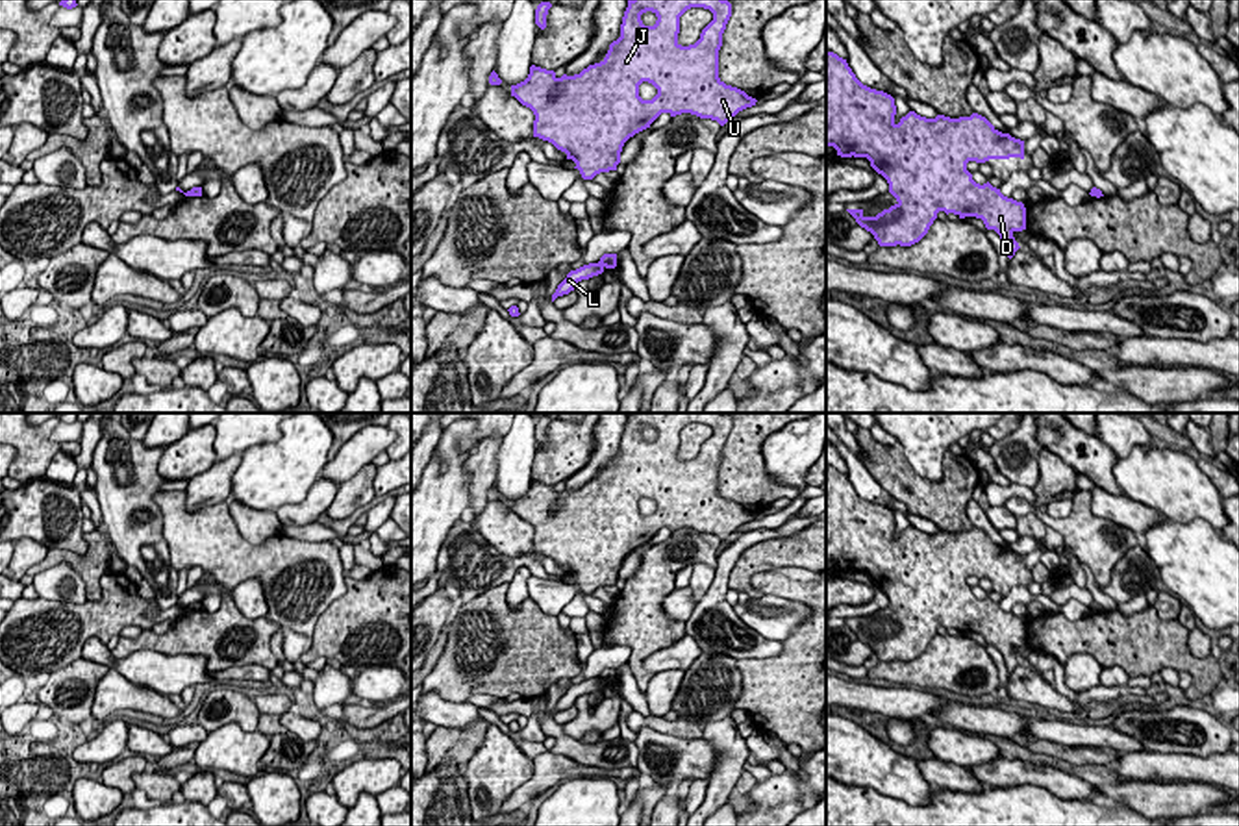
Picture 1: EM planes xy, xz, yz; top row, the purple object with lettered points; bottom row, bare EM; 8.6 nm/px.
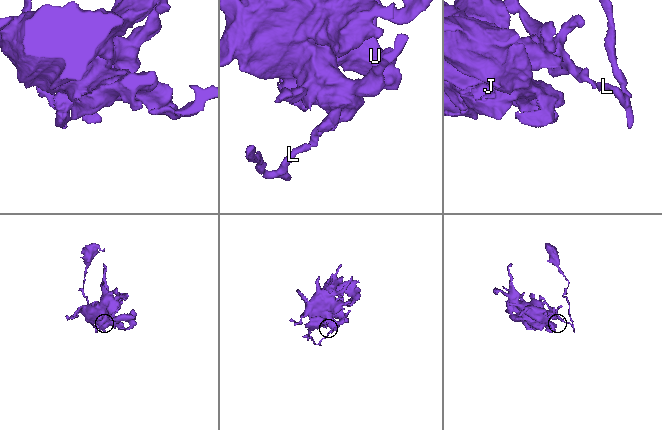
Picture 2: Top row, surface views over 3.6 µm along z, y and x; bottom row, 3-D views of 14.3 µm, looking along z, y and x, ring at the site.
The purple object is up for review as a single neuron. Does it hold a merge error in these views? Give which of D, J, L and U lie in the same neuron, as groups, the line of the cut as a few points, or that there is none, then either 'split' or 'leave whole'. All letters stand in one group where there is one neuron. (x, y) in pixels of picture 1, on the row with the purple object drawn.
D J U / L | xz (599, 262), (604, 265) | split

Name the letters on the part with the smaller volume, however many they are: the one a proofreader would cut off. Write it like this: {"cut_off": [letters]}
{"cut_off": ["L"]}

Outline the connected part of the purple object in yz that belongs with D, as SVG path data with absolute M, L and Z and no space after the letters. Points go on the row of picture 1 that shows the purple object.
M826 52L826 148L833 146L841 157L867 157L870 167L889 183L896 204L876 217L865 217L863 209L846 209L856 222L870 232L880 246L911 246L919 243L937 219L939 211L959 219L982 219L987 230L995 230L1004 241L1011 259L1020 248L1013 233L1026 230L1026 207L1007 198L989 181L980 185L967 170L969 161L1024 159L1024 141L998 131L985 117L950 119L937 115L926 119L909 111L895 122L895 98L883 91L863 85L846 59Z

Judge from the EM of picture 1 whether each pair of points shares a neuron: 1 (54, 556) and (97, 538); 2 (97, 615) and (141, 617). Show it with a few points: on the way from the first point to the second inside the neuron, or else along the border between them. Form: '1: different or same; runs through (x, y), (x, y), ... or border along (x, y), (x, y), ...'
1: same; runs through (67, 556), (86, 560), (95, 550)
2: same; runs through (108, 615), (130, 615)

